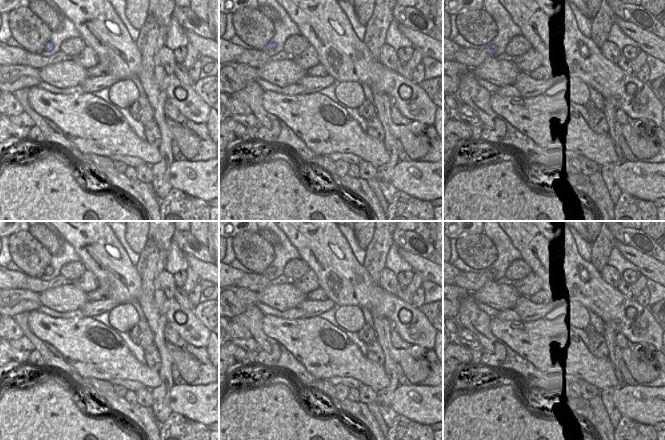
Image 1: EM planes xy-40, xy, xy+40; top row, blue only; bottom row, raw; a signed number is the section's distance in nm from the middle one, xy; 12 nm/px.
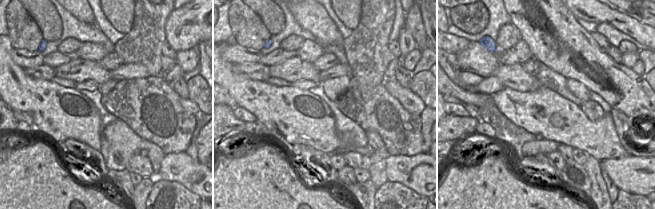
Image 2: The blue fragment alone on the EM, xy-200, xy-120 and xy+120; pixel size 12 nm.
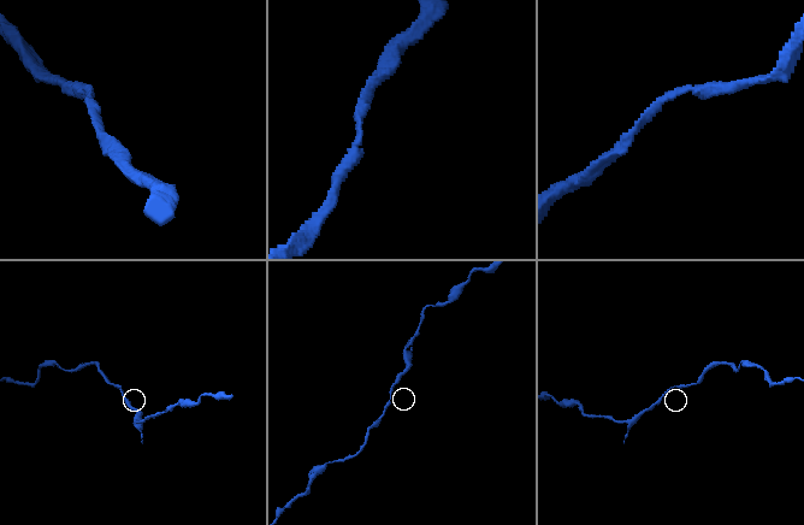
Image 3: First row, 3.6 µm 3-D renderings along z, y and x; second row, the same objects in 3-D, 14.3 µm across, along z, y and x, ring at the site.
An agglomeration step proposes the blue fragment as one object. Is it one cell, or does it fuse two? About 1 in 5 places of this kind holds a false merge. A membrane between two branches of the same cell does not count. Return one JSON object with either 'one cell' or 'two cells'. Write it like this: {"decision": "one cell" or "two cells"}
{"decision": "one cell"}

